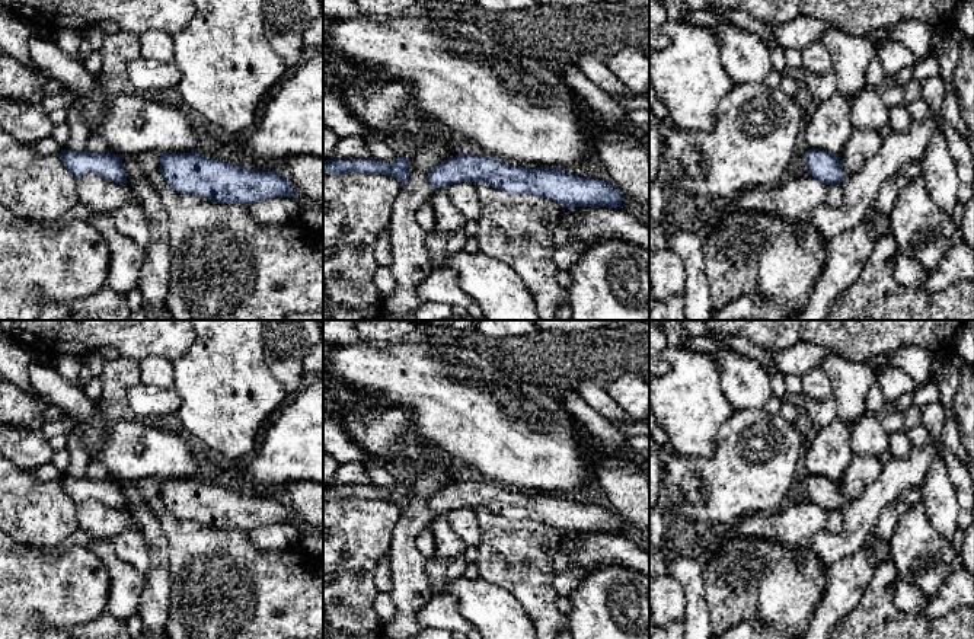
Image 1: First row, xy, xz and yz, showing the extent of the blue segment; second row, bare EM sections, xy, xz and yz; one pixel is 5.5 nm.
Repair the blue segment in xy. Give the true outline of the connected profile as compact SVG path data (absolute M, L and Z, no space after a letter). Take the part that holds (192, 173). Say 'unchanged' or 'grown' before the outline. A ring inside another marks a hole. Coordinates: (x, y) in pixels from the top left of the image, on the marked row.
unchanged | M162 153L160 172L169 186L214 202L250 205L277 197L296 197L288 179L275 172L245 169L191 153Z

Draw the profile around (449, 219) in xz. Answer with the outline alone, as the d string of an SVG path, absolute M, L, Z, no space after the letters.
M446 188L437 189L431 198L431 205L435 215L434 231L450 234L463 231L467 218L450 201Z

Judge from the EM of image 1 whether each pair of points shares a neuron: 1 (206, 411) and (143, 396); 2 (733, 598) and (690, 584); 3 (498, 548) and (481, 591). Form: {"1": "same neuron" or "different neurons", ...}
{"1": "different neurons", "2": "different neurons", "3": "different neurons"}

